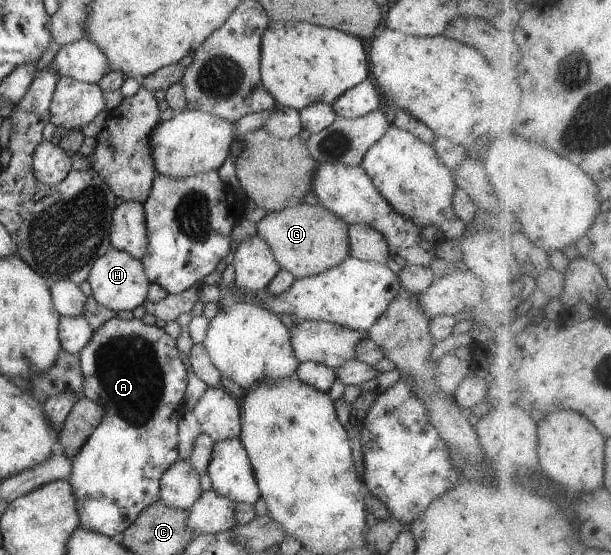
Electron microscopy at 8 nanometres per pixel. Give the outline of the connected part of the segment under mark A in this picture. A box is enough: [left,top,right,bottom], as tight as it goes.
[69,316,187,537]

